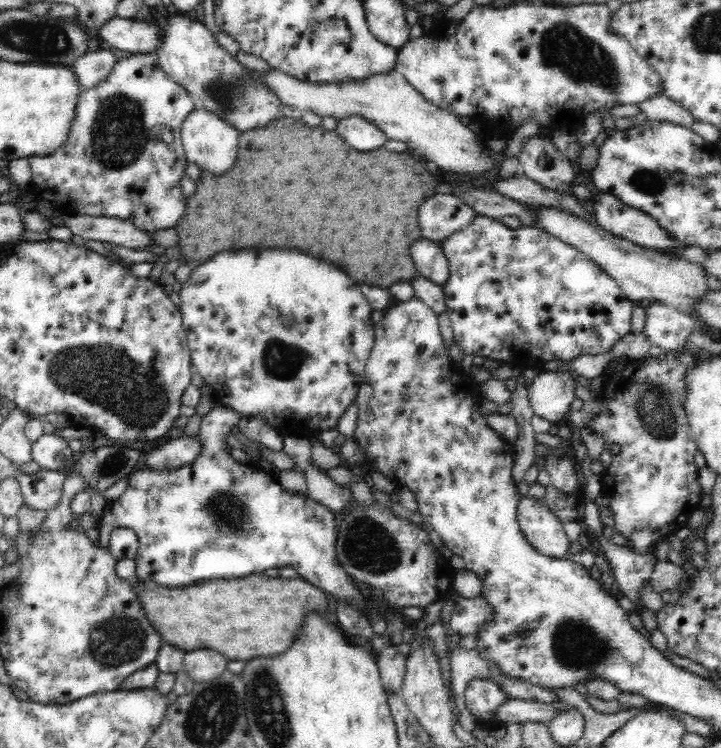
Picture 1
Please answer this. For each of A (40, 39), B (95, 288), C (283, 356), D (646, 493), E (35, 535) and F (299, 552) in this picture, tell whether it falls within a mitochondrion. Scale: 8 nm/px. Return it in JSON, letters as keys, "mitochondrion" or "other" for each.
{"A":"mitochondrion","B":"other","C":"mitochondrion","D":"other","E":"other","F":"other"}

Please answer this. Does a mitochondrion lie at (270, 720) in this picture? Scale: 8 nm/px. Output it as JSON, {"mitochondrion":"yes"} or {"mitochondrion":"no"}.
{"mitochondrion":"yes"}

